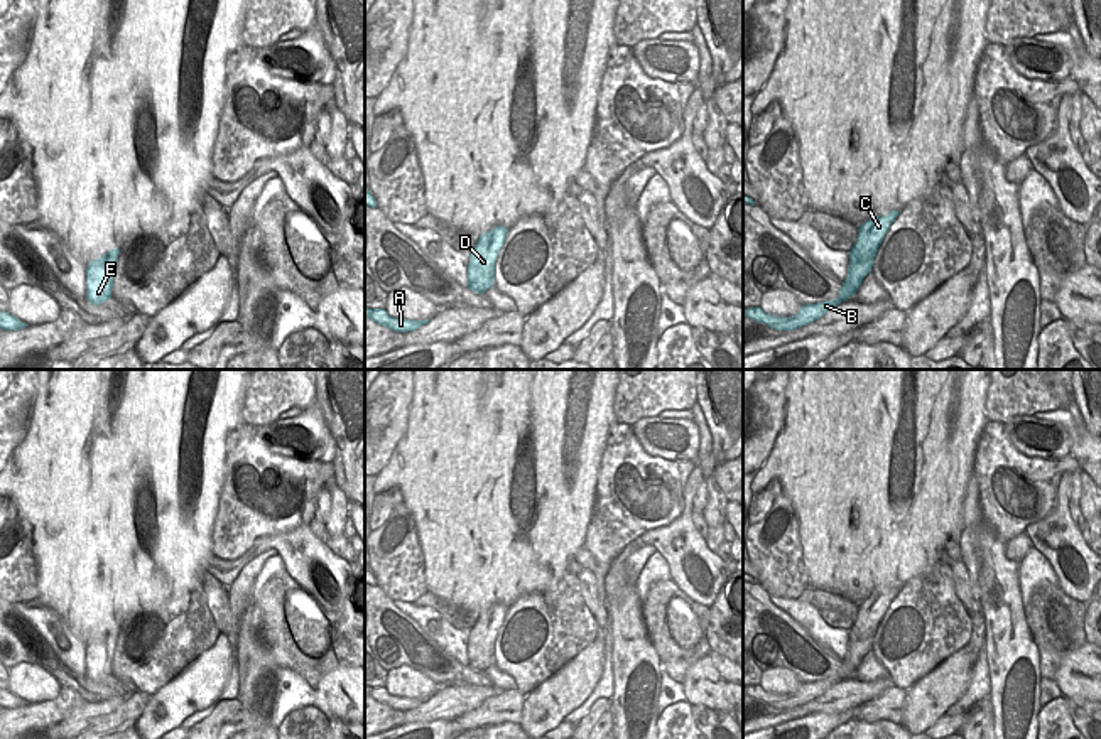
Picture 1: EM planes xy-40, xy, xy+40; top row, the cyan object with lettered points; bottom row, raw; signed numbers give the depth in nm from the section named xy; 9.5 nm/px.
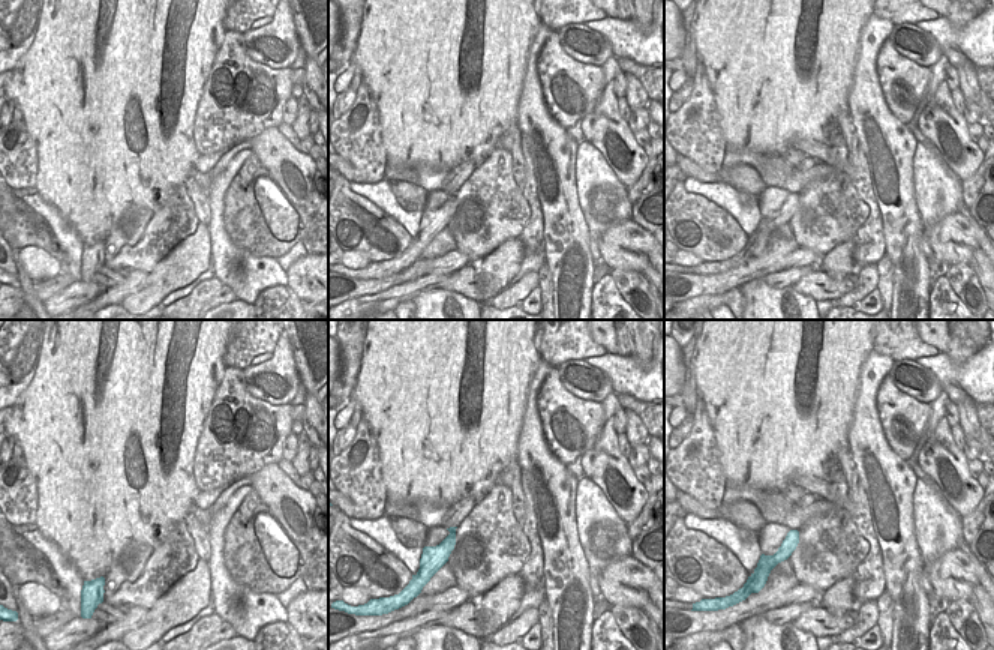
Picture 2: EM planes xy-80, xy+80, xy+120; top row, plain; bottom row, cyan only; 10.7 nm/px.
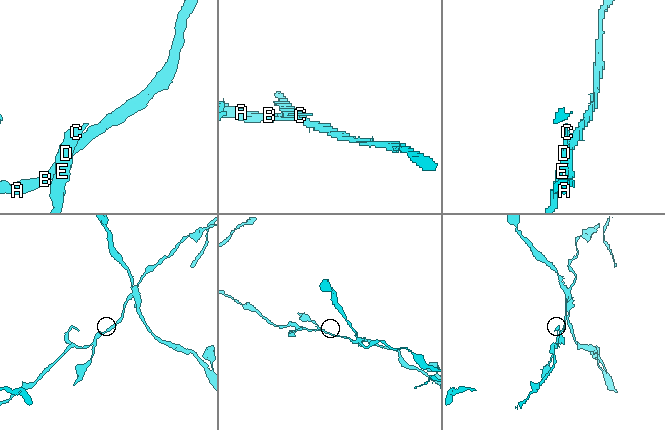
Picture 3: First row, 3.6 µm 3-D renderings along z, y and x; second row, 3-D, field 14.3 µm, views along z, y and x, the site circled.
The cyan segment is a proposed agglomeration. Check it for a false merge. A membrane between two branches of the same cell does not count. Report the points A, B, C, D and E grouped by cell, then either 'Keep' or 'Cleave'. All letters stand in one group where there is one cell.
Groups: A B / C D E. Cleave

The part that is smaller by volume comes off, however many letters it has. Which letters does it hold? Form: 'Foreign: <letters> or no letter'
Foreign: C, D, E

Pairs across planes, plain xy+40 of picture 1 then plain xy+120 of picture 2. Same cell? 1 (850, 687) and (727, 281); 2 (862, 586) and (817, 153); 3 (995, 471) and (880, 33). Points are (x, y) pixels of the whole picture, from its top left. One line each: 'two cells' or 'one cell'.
1: one cell
2: two cells
3: two cells

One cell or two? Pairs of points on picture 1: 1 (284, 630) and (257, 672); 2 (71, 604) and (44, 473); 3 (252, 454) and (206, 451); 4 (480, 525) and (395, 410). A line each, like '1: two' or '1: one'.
1: two
2: one
3: two
4: two

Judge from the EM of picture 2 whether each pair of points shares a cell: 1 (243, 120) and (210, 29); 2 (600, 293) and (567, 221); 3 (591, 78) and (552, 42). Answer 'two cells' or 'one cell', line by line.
1: two cells
2: two cells
3: one cell

